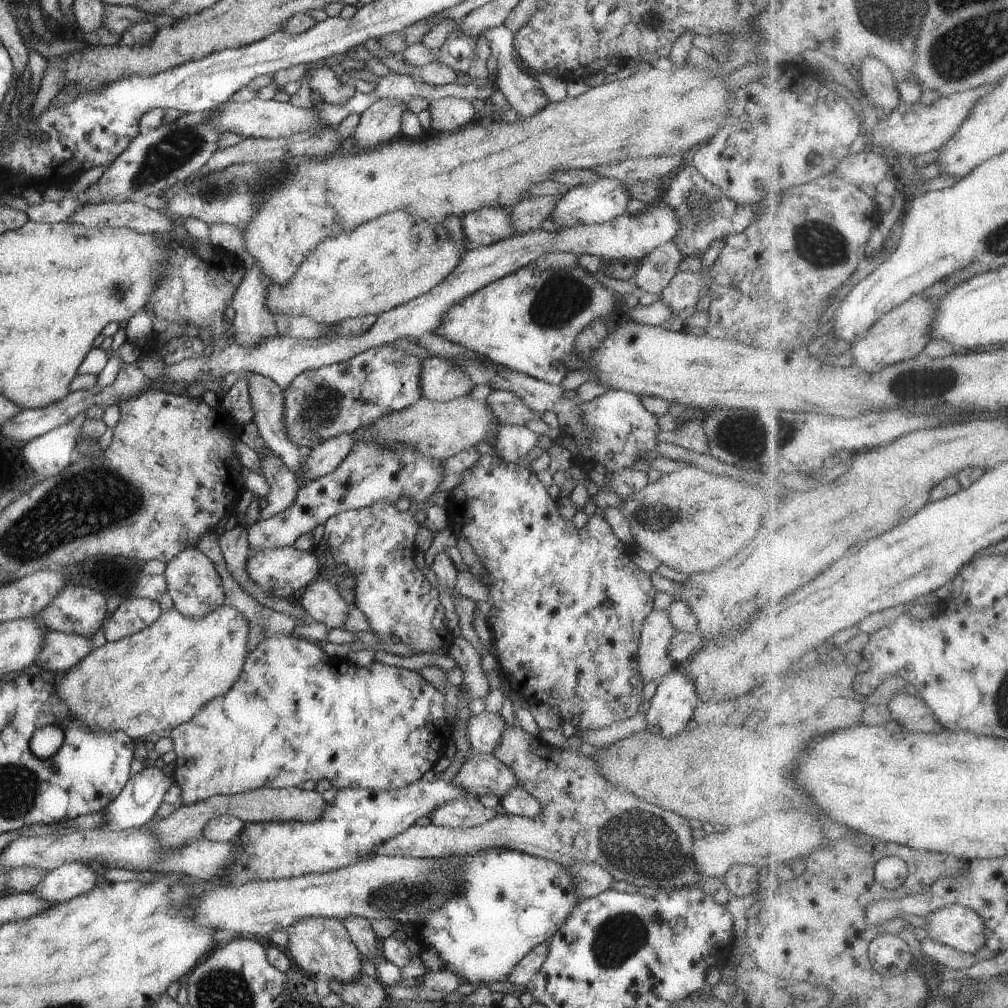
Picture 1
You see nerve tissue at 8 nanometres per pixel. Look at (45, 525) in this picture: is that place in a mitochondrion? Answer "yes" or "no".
yes

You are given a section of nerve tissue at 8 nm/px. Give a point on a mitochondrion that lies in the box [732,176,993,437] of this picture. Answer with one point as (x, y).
(821, 246)

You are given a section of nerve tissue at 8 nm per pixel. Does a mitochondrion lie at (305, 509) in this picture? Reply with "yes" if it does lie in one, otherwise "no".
no

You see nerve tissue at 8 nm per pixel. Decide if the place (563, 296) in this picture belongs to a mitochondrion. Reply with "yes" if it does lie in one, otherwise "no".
yes

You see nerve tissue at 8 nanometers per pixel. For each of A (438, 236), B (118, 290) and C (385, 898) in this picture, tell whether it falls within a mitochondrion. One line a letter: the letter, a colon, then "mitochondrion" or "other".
A: other
B: mitochondrion
C: mitochondrion

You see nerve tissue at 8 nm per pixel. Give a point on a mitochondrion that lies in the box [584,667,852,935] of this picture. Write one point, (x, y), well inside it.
(640, 844)

